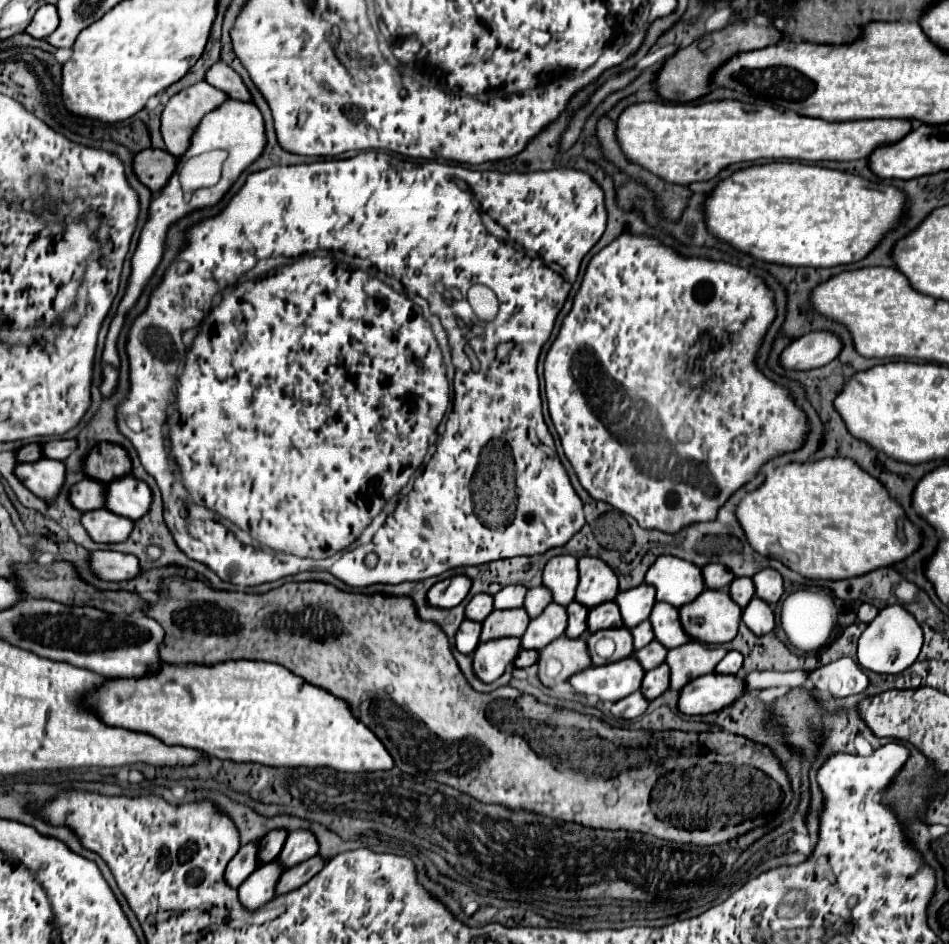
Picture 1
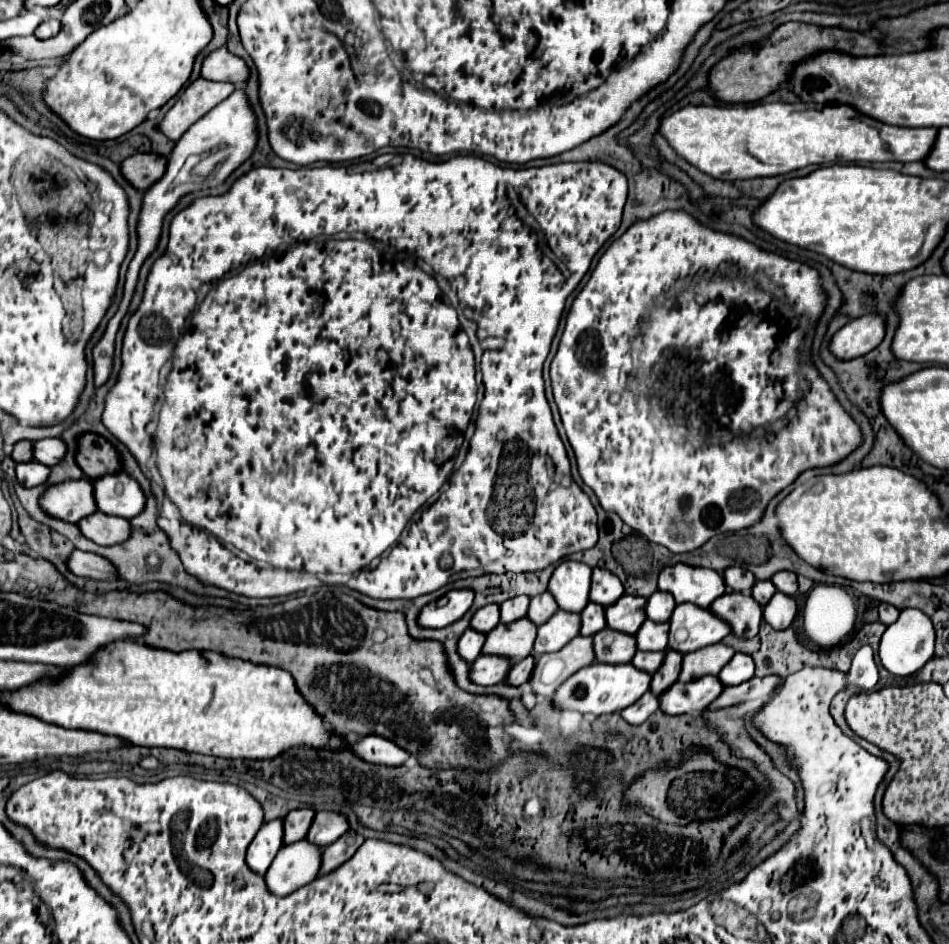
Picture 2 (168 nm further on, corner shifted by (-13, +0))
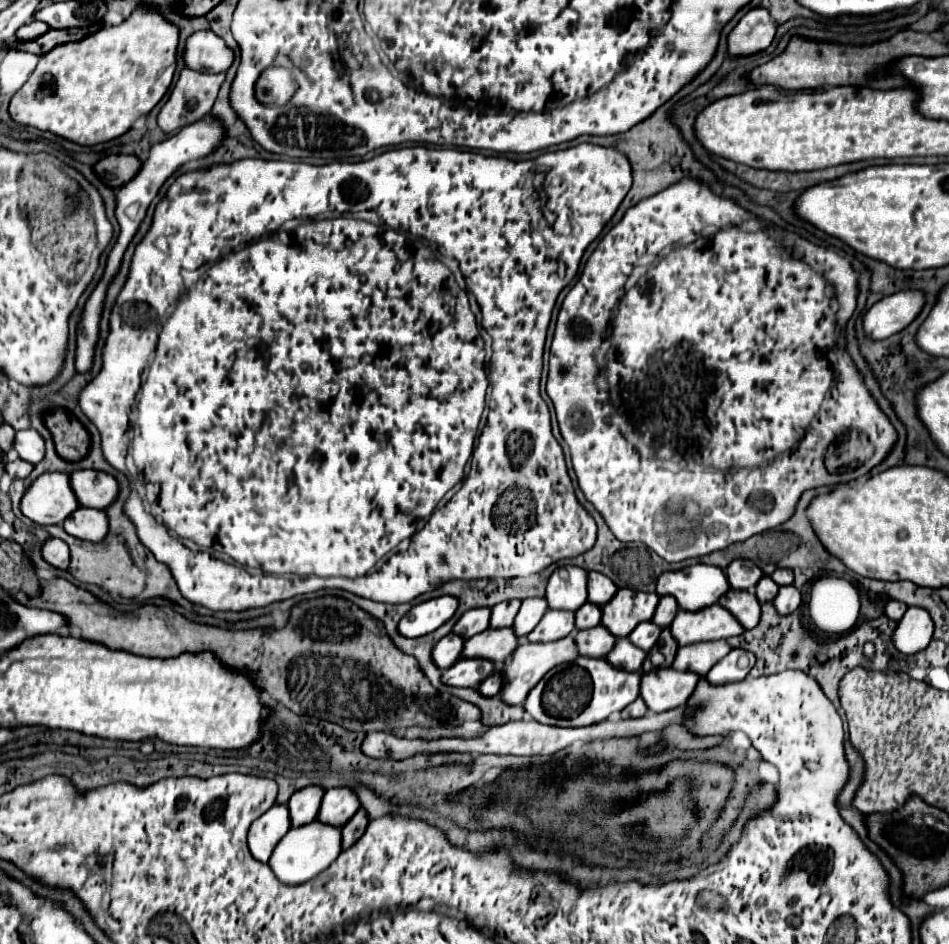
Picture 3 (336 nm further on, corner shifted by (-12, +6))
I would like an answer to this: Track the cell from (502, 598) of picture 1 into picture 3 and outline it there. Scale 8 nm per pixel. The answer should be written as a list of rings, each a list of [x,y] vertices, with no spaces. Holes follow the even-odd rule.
[[[518,599],[506,601],[506,603],[498,603],[492,607],[492,619],[490,619],[490,627],[510,627],[514,623],[514,617],[520,609]]]

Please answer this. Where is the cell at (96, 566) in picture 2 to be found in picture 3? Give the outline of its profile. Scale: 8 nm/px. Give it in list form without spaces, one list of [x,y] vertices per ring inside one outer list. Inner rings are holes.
[[[48,539],[42,547],[42,555],[50,565],[58,569],[68,569],[70,565],[70,549],[62,539]]]

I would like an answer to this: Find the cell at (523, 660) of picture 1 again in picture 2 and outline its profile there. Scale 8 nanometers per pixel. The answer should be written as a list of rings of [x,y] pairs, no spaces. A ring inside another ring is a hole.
[[[525,657],[523,661],[513,663],[509,673],[507,673],[507,681],[505,683],[507,685],[515,685],[515,687],[527,683],[529,677],[531,677],[531,669],[533,669],[533,657]]]

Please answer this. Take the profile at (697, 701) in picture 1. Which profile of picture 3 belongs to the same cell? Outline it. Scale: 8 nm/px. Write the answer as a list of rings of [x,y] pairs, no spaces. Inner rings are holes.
[[[660,667],[642,675],[642,699],[654,713],[670,711],[684,705],[700,683],[700,675],[680,673],[672,667]]]

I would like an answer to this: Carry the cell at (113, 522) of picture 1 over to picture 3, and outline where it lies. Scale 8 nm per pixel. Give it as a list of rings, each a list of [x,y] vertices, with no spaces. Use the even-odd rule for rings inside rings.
[[[80,507],[78,511],[74,511],[74,515],[70,515],[62,525],[70,535],[84,541],[94,541],[94,543],[106,539],[110,531],[106,511],[88,509],[88,507]]]

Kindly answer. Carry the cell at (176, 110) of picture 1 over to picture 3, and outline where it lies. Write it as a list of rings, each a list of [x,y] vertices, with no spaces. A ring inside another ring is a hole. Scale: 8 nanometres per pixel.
[[[182,69],[166,105],[158,113],[158,127],[164,133],[172,133],[210,113],[224,79],[224,73],[212,75]]]

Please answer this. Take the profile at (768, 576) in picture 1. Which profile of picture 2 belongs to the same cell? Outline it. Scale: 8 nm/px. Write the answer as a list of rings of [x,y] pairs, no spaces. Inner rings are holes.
[[[779,571],[779,573],[775,573],[775,577],[771,577],[771,581],[775,583],[777,591],[781,591],[785,595],[797,593],[797,575],[791,571]]]

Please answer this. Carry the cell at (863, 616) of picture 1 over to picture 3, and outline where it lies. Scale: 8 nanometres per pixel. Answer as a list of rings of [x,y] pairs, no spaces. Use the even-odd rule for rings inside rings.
[[[888,601],[886,603],[886,609],[884,609],[884,615],[888,619],[892,619],[892,621],[898,621],[906,613],[906,609],[908,609],[908,605],[902,603],[902,601]]]

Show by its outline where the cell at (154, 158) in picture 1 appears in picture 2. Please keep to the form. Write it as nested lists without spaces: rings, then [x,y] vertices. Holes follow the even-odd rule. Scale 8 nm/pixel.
[[[137,153],[137,155],[127,157],[119,167],[121,167],[125,181],[129,181],[135,189],[145,191],[159,177],[163,177],[163,171],[167,167],[167,159],[159,157],[155,153]]]

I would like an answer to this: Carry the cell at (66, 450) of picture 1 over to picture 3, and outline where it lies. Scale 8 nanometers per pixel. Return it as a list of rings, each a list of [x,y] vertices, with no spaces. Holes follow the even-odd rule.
[[[26,429],[26,431],[16,433],[14,451],[20,455],[20,459],[36,465],[36,463],[40,463],[44,459],[46,445],[44,445],[42,435],[36,429]]]

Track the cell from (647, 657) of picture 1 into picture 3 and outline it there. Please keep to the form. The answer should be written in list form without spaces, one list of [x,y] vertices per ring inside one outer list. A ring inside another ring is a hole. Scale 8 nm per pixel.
[[[618,639],[618,643],[614,645],[614,651],[610,651],[610,655],[606,659],[610,659],[610,663],[614,663],[614,667],[622,667],[626,671],[640,671],[646,655],[648,653],[634,647],[630,643],[630,639]]]

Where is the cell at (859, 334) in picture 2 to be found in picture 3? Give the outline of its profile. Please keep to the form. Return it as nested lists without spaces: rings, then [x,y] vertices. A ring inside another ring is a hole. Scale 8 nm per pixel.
[[[900,291],[876,301],[862,319],[868,339],[880,341],[902,331],[922,309],[924,295],[920,291]]]

